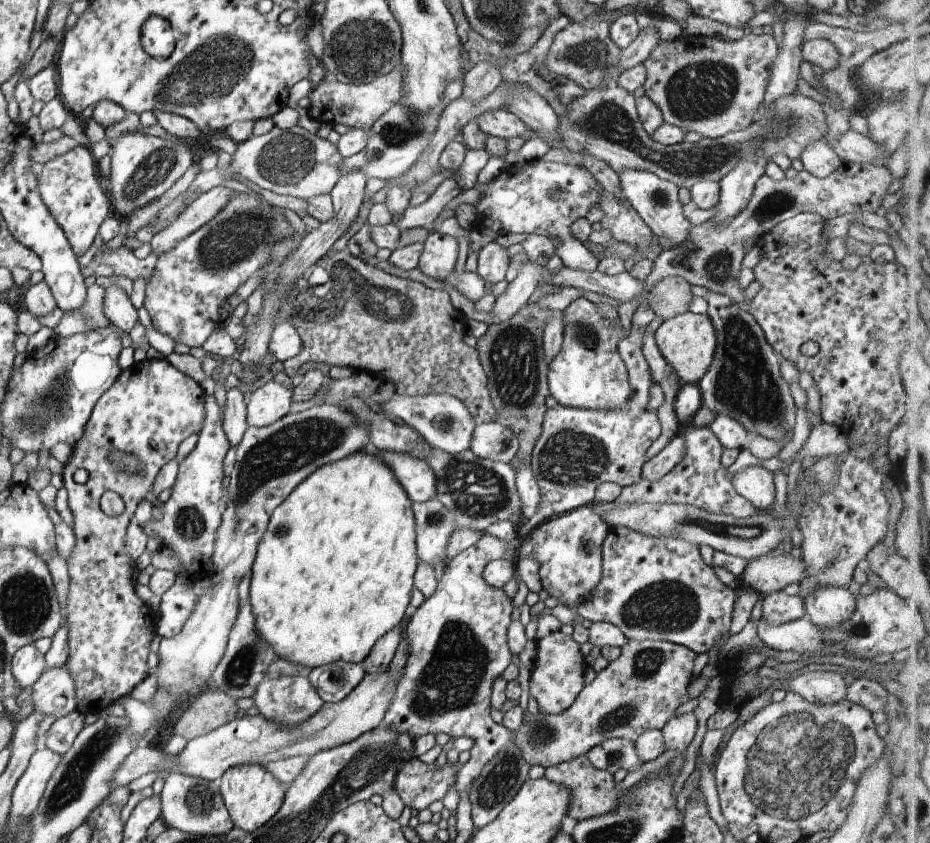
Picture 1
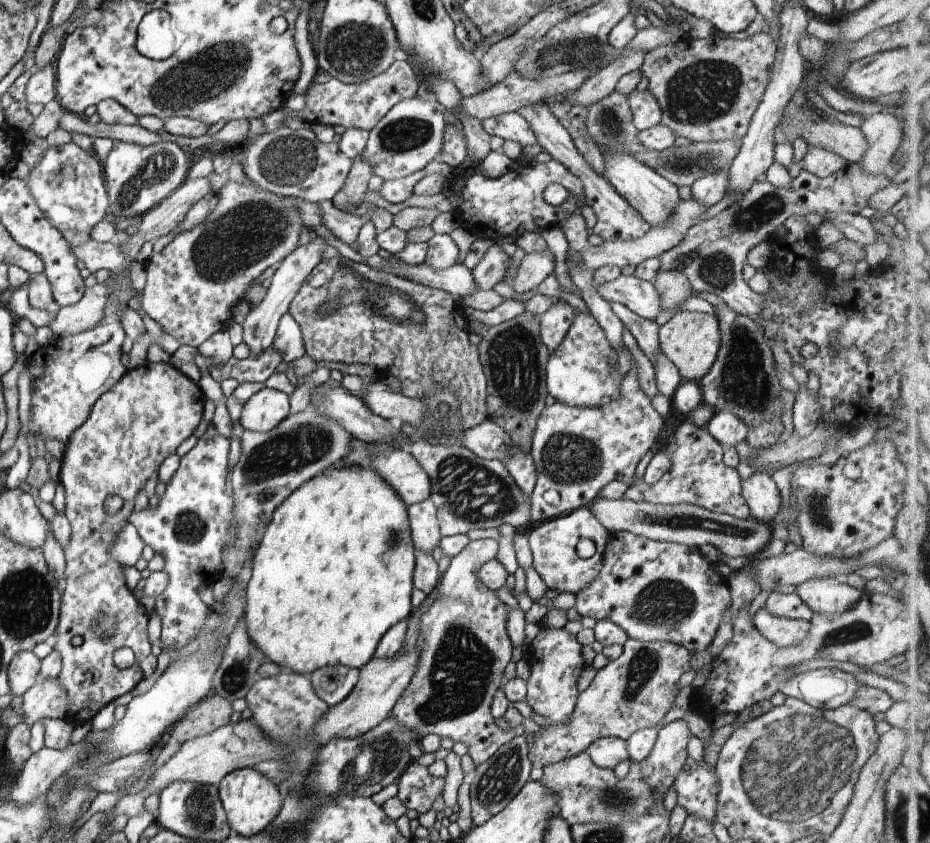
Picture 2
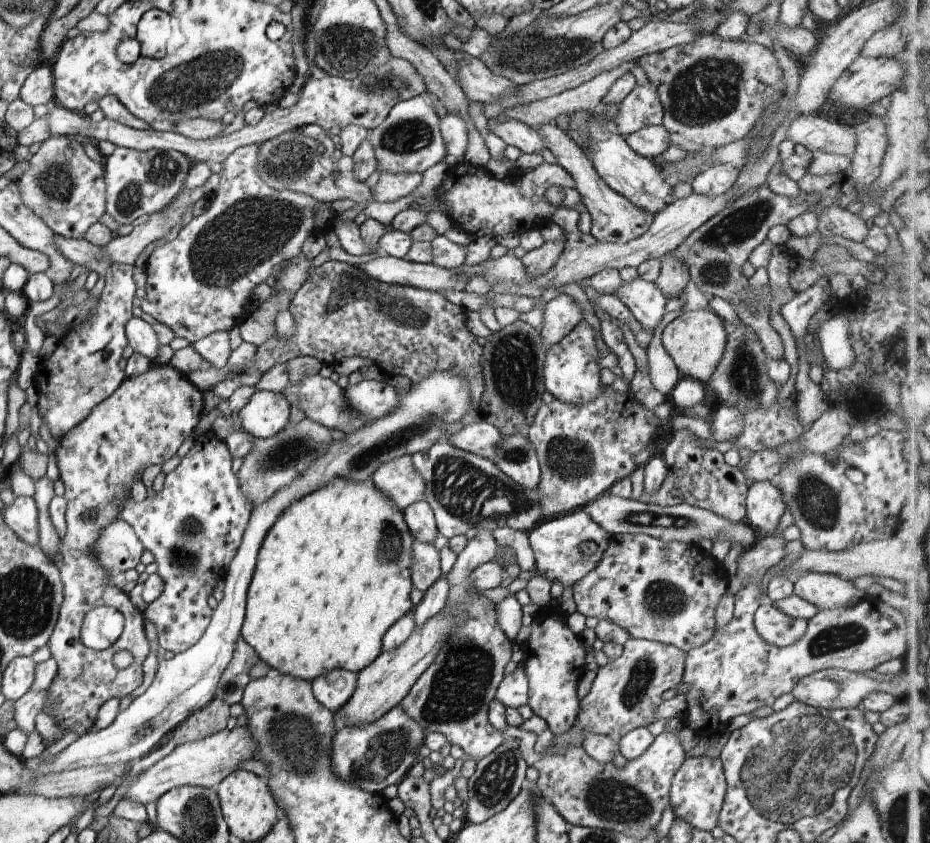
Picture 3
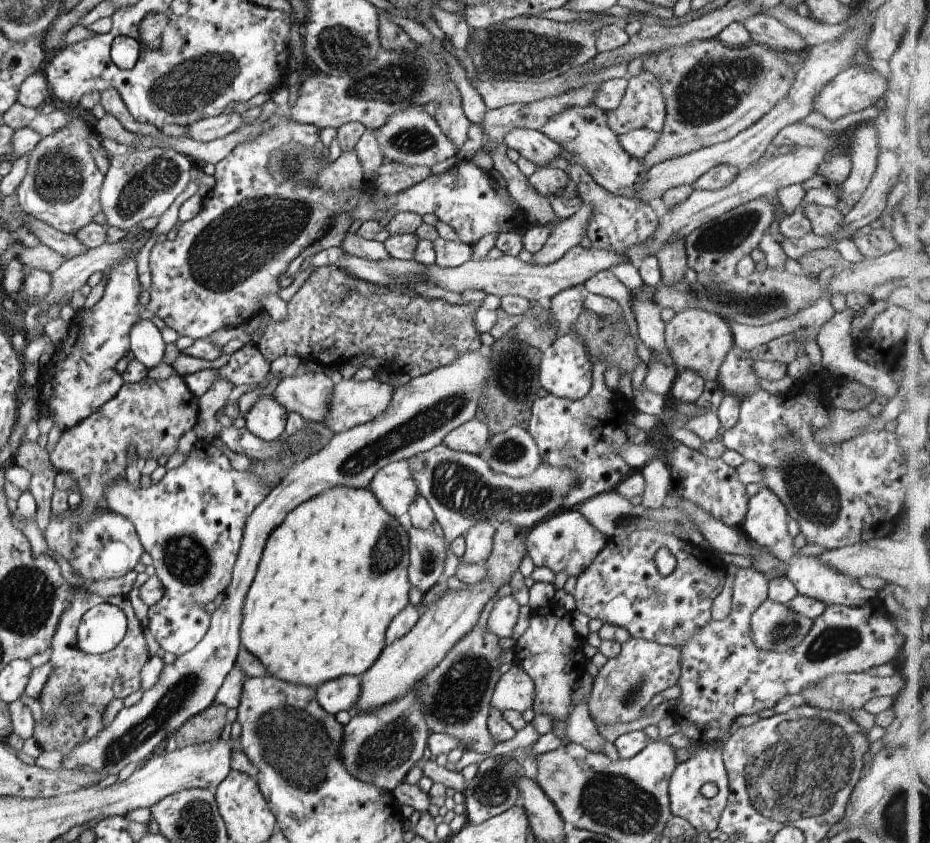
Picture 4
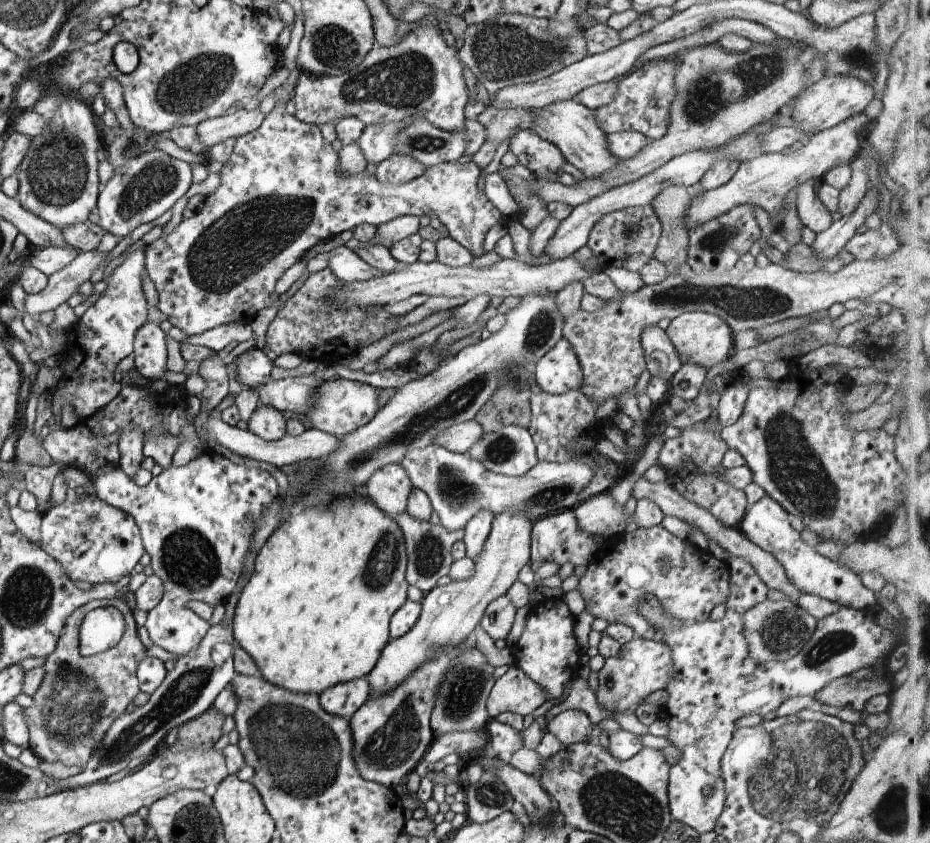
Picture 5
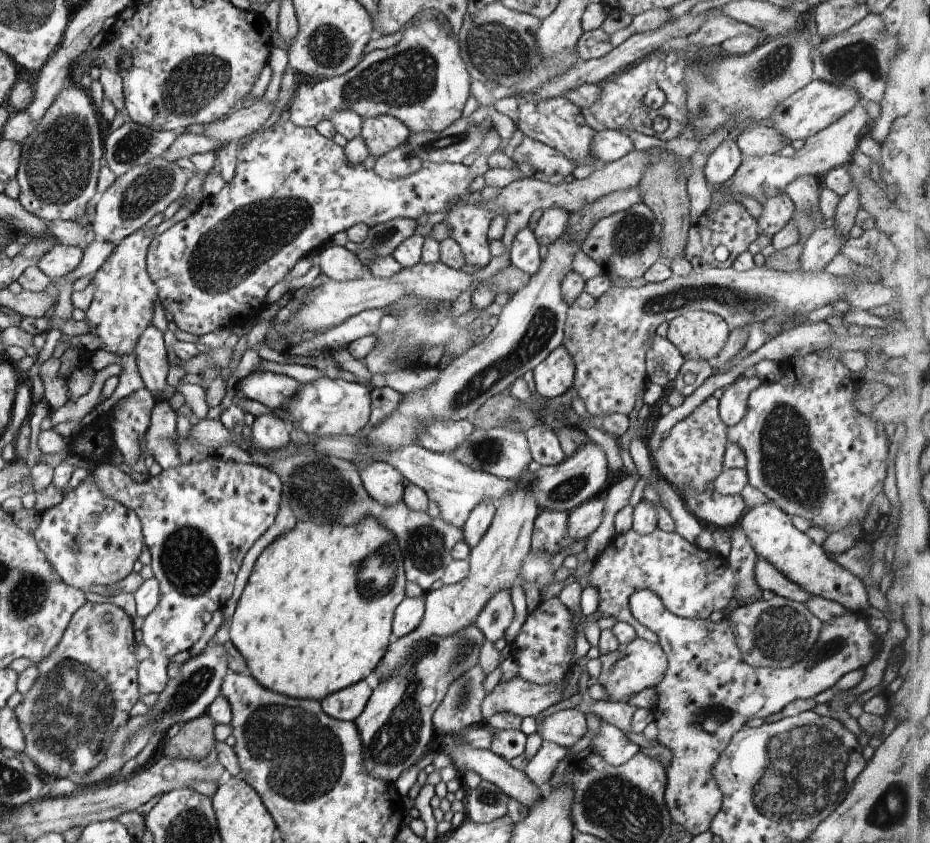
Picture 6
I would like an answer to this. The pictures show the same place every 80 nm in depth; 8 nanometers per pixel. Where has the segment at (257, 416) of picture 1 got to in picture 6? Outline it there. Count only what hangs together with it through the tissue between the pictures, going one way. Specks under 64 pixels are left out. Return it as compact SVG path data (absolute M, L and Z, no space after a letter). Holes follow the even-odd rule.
M275 411L262 414L256 417L252 424L252 444L258 450L266 450L266 452L282 450L291 441L291 430L289 423L284 422L283 417Z

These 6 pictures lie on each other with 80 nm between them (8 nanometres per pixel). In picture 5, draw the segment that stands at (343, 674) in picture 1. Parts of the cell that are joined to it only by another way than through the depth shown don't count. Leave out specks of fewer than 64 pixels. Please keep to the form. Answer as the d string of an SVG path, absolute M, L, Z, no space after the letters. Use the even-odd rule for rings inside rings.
M362 677L324 690L319 702L327 714L350 720L371 697L370 682Z

